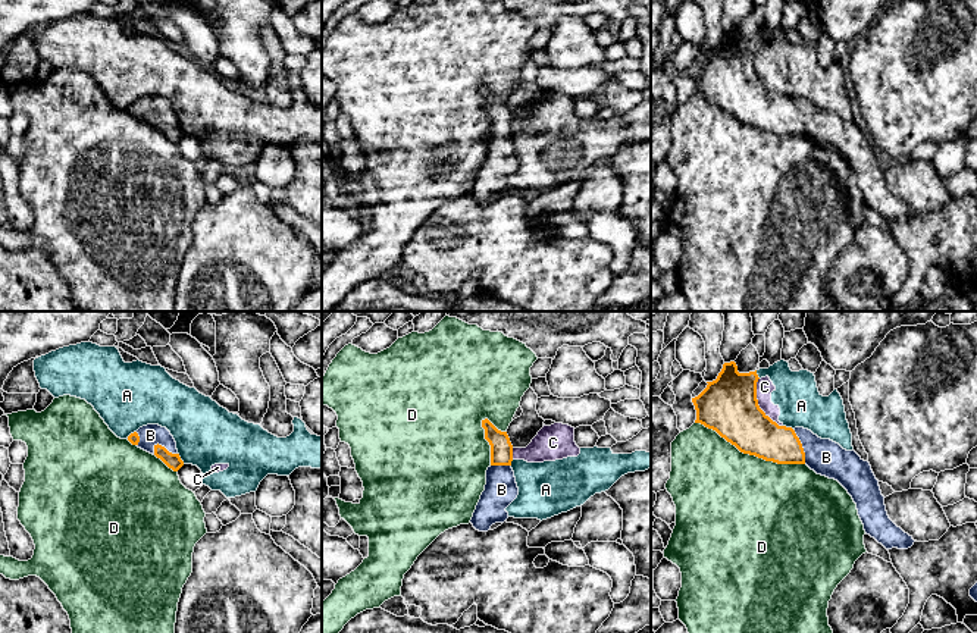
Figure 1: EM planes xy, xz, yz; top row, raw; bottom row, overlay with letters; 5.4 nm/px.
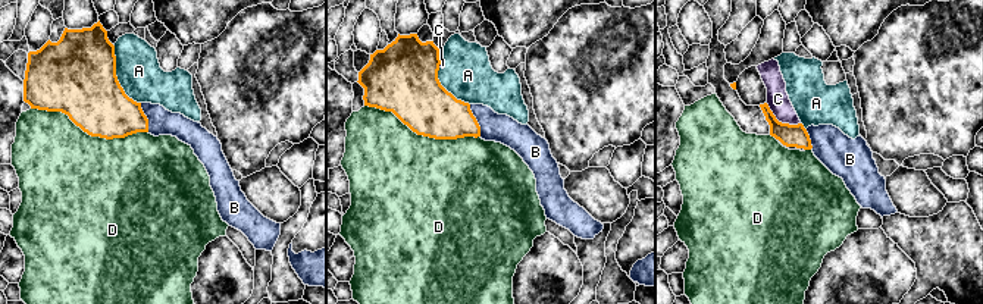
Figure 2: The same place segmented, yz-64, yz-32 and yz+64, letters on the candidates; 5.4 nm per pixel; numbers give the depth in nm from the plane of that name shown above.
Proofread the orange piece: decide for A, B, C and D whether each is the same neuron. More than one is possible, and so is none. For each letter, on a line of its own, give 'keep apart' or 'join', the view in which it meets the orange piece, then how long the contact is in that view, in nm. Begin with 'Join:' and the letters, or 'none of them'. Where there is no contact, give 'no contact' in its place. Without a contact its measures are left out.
Join: B
A: keep apart; meets orange in xy; contact 70 nm long
B: join; meets orange in yz; contact 200 nm long
C: keep apart; meets orange in yz; contact 300 nm long
D: keep apart; meets orange in yz; contact 650 nm long

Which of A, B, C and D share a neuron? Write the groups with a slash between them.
A C / B / D

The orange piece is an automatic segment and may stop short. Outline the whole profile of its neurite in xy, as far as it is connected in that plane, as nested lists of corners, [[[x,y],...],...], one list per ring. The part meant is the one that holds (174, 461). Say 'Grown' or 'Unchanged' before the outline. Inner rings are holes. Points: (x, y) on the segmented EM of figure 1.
Grown. [[[159,424],[143,426],[131,433],[128,441],[160,458],[173,471],[178,471],[184,466],[176,449],[176,442],[166,427]]]

